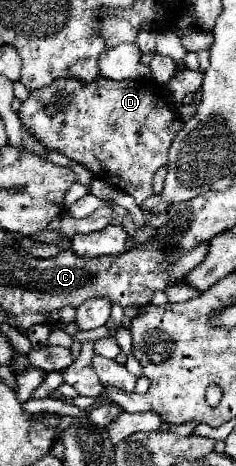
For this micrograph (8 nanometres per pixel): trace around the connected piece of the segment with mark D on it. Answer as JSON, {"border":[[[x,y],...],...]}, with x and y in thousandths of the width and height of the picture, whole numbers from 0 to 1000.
{"border":[[[288,165],[136,195],[76,251],[186,315],[246,320],[288,341],[364,354],[415,384],[508,384],[458,393],[551,414],[602,440],[653,414],[644,380],[712,350],[712,315],[780,268],[746,230],[695,208],[695,187],[653,170],[627,170],[619,182],[610,174],[466,174],[449,165],[356,178]]]}

